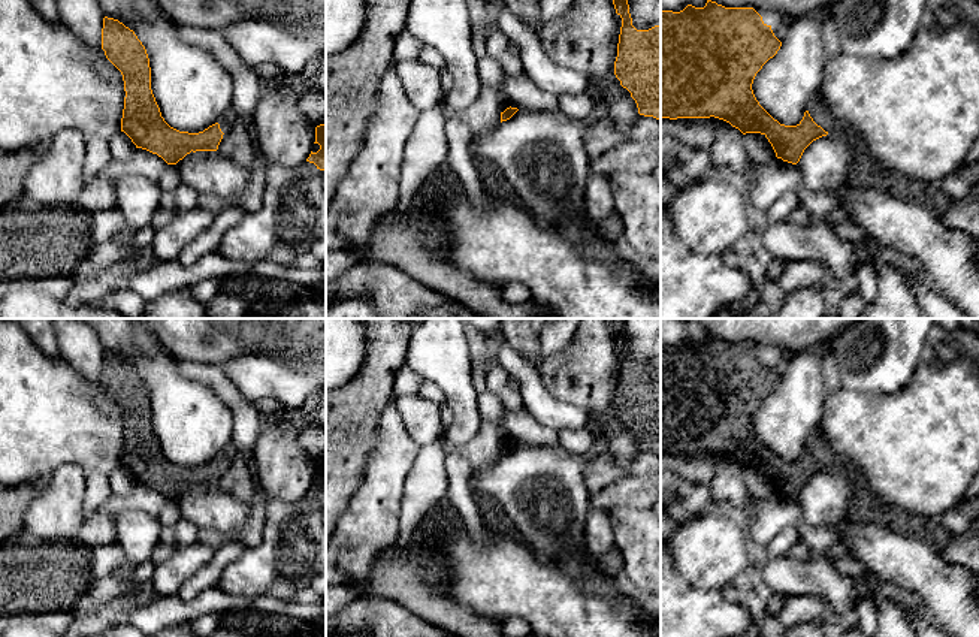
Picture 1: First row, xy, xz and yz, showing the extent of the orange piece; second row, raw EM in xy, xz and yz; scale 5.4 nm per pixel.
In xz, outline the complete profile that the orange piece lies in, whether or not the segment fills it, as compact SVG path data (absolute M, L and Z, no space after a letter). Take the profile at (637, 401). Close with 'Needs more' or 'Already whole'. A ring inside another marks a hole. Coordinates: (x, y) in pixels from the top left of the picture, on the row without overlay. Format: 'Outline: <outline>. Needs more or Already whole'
Outline: M620 324L614 326L613 339L622 353L614 410L631 428L638 449L661 456L661 360L637 365Z. Already whole

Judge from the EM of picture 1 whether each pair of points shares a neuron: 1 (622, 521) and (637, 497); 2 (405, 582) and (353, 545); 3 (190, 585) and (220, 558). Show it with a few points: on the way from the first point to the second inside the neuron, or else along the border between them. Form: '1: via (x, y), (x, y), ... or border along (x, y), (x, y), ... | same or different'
1: border along (644, 509), (615, 507), (609, 513) | different
2: border along (395, 543), (375, 559), (365, 583) | different
3: via (198, 583), (215, 565) | same

